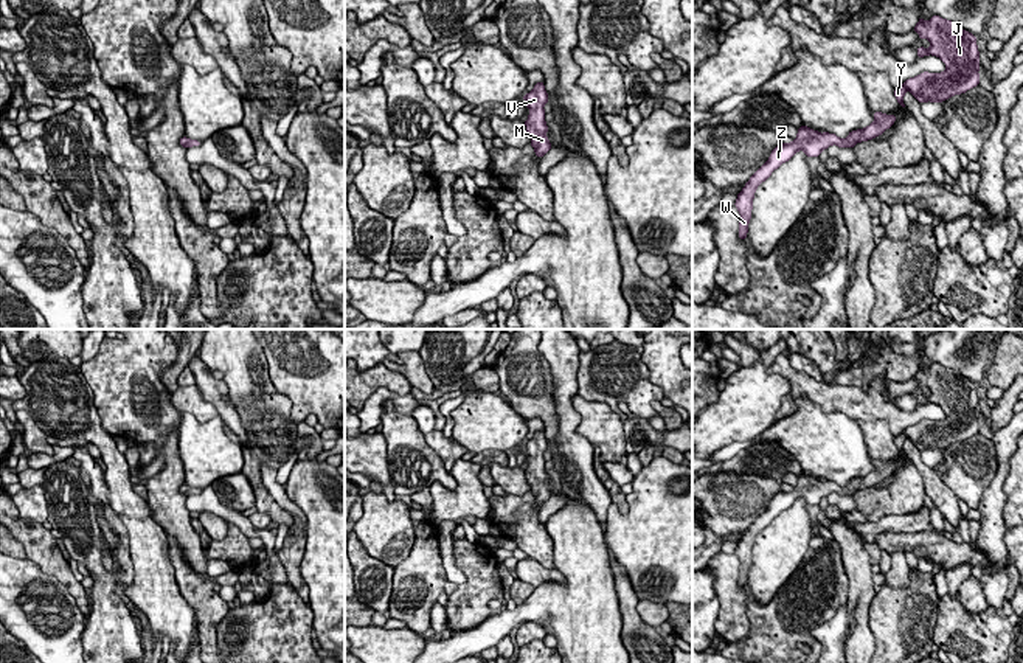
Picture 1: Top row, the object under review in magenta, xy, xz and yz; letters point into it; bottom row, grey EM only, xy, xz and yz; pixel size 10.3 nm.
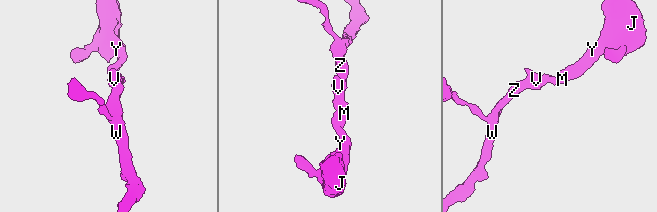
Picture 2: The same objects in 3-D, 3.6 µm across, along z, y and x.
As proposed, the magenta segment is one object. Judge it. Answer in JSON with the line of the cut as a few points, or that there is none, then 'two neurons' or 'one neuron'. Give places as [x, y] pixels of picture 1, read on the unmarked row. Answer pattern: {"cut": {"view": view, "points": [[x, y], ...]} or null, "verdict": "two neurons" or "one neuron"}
{"cut": null, "verdict": "one neuron"}

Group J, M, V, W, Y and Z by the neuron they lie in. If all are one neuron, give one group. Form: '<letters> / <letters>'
J M V W Y Z

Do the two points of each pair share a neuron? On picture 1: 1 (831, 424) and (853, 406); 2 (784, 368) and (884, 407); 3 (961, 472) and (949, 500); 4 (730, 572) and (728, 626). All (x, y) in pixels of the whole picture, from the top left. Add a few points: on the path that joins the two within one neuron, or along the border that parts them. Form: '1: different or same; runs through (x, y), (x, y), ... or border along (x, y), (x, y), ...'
1: different; border along (809, 399), (825, 412), (843, 412), (856, 421)
2: same; runs through (809, 388), (831, 398), (849, 399), (859, 406)
3: different; border along (932, 469), (958, 497)
4: same; runs through (730, 586), (730, 612)

